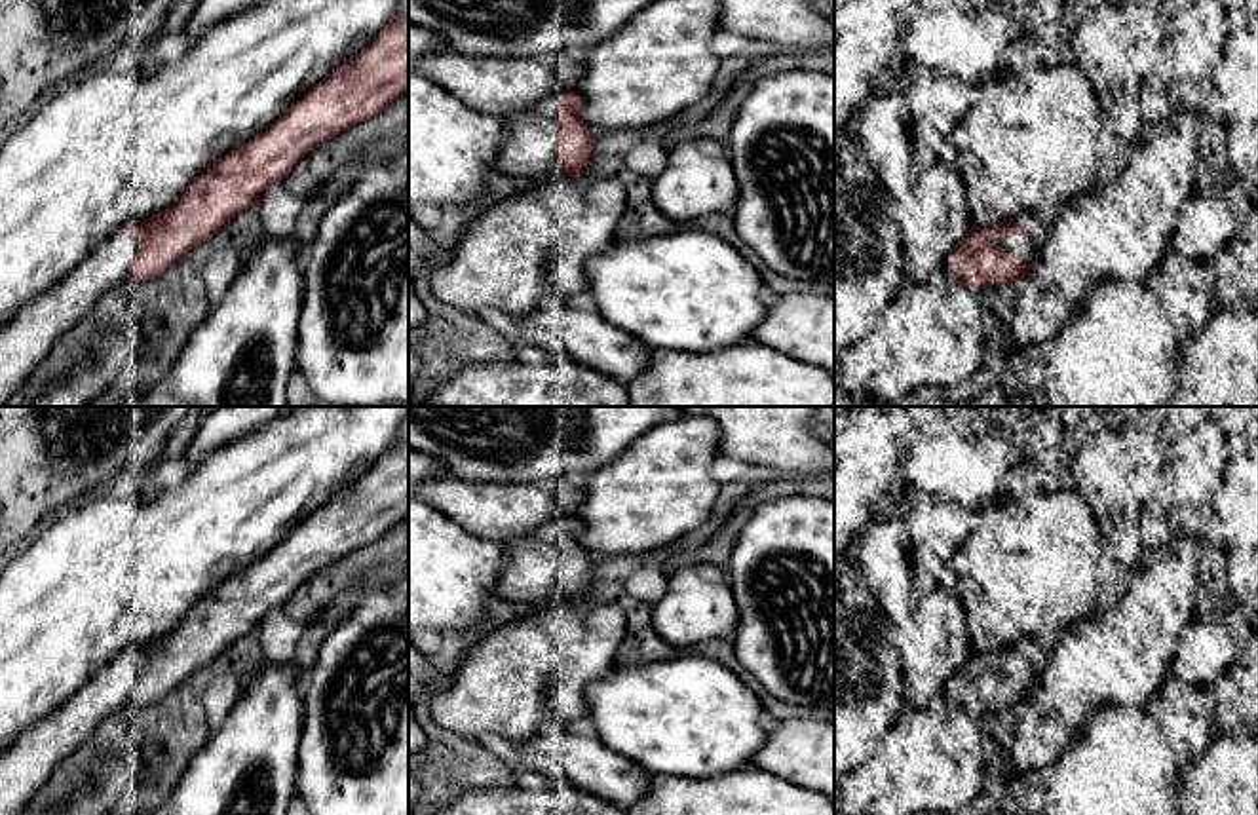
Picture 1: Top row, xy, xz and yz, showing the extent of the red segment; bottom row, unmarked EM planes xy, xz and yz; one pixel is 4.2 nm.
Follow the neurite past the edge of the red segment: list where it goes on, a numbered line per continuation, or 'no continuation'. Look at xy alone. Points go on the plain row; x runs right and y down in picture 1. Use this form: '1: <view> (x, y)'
1: xy (31, 758)

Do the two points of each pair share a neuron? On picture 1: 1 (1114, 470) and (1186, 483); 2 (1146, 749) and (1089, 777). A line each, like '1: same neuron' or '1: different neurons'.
1: different neurons
2: same neuron

